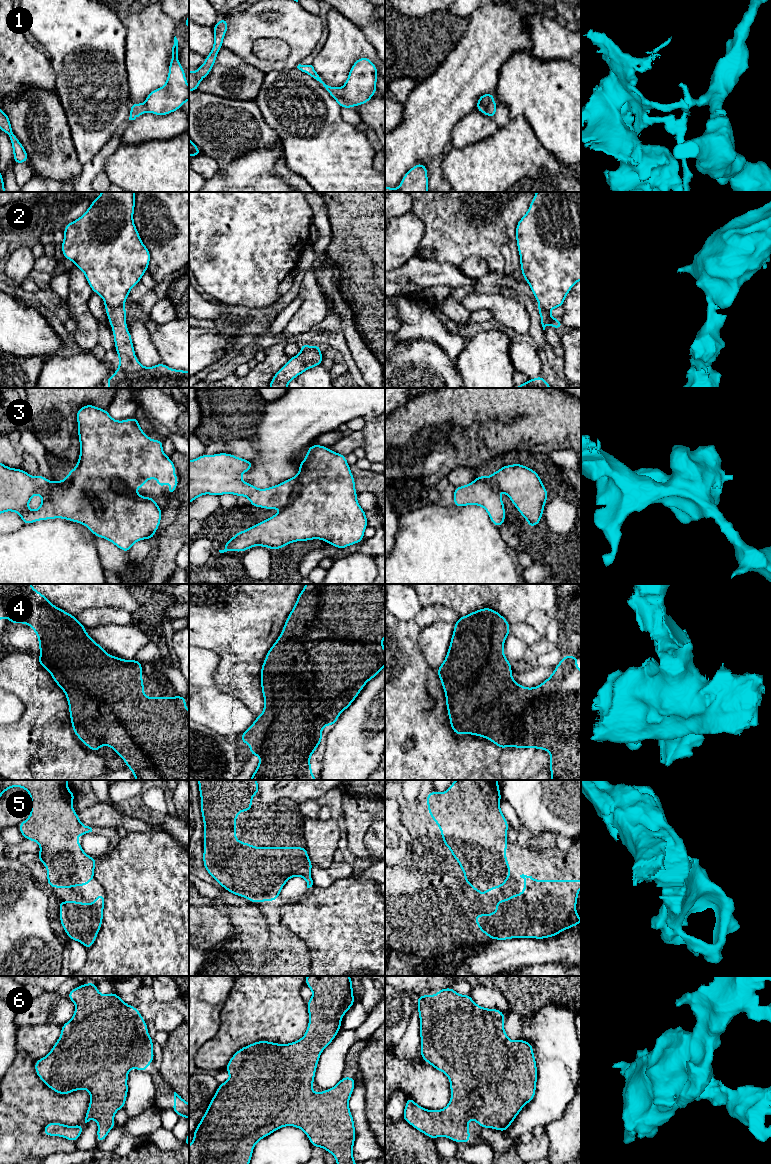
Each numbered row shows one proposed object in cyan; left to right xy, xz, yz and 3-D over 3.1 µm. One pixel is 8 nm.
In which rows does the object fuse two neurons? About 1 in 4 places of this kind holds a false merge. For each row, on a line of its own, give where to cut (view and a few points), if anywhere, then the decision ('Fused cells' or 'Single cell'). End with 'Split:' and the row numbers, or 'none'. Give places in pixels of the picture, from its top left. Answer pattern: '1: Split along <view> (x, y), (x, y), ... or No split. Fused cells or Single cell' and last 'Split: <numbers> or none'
1: Split along xz (341, 88), (343, 98), (352, 107). Fused cells
2: Split along xy (123, 303), (117, 306), (105, 305). Fused cells
3: No split. Single cell
4: No split. Single cell
5: No split. Single cell
6: No split. Single cell
Split: 1, 2

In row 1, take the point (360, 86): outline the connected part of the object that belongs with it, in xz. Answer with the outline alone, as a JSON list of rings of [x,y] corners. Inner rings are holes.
[[[369,58],[357,59],[342,87],[343,98],[352,108],[366,104],[377,91],[377,77],[377,67]]]

